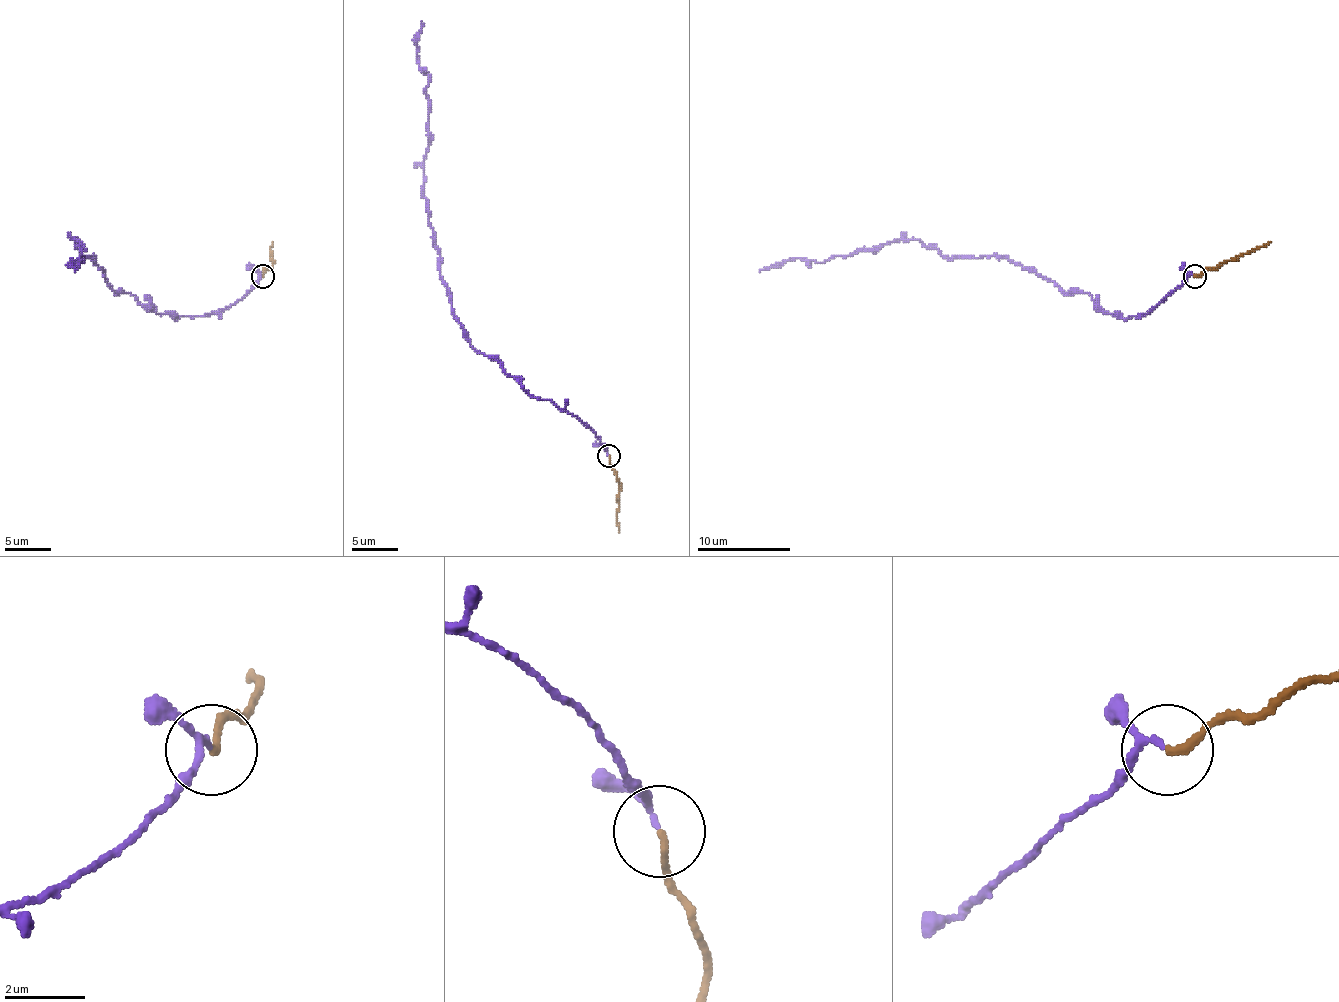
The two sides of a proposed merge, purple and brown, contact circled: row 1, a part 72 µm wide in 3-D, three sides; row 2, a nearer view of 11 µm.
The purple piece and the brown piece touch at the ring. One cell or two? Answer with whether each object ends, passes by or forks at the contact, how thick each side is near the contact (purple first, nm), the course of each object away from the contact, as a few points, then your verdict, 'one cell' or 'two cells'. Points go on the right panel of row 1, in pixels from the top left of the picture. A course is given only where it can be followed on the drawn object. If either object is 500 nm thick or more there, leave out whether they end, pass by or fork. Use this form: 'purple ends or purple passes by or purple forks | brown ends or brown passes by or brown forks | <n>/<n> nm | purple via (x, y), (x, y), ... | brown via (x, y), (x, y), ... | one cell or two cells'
purple passes by | brown ends | 120/170 nm | purple via (1194, 277), (1126, 318), (1006, 258), (945, 258), (917, 239), (760, 272) | brown via (1194, 277), (1270, 242) | one cell

